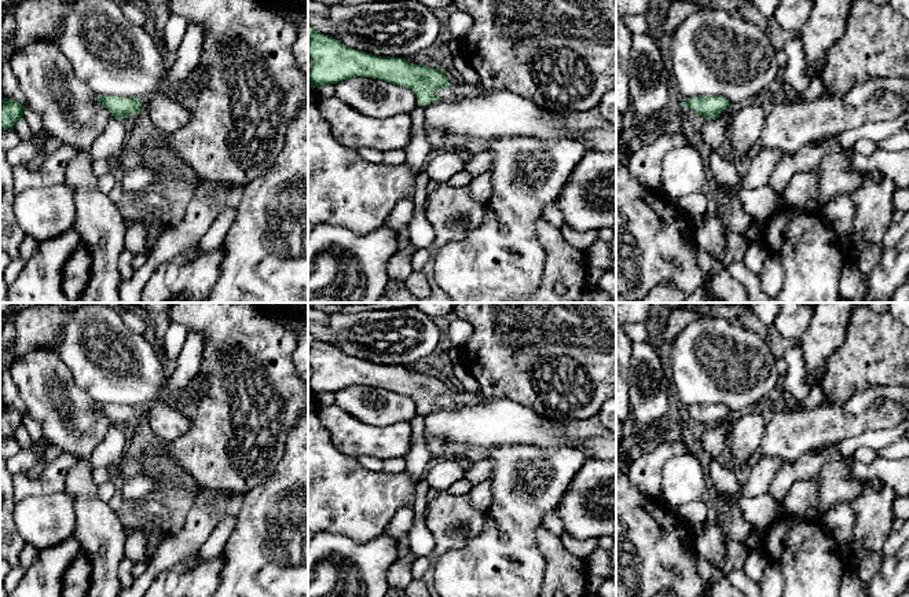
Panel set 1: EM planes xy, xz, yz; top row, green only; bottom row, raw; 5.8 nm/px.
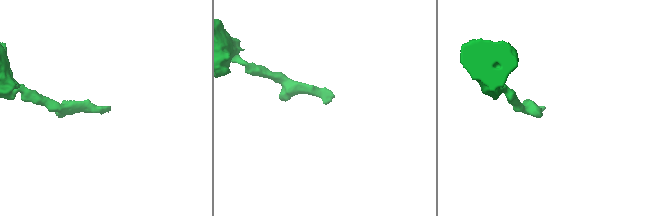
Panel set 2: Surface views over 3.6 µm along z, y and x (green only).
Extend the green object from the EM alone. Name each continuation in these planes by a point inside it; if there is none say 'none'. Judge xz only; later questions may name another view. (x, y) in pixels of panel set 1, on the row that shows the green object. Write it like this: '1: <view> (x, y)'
1: xz (453, 91)

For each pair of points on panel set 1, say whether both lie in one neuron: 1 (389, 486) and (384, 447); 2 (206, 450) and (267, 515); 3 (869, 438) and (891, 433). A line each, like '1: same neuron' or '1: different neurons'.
1: different neurons
2: different neurons
3: same neuron

